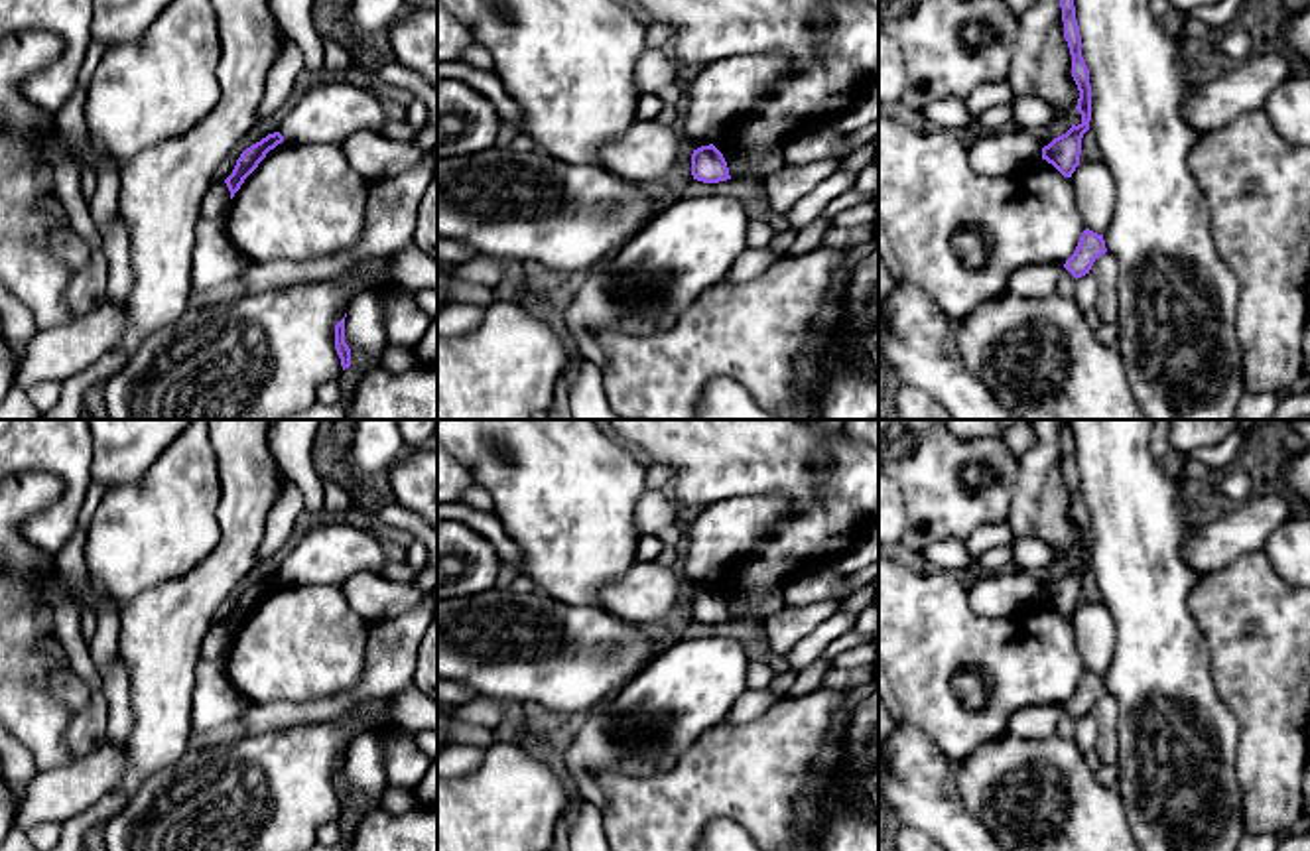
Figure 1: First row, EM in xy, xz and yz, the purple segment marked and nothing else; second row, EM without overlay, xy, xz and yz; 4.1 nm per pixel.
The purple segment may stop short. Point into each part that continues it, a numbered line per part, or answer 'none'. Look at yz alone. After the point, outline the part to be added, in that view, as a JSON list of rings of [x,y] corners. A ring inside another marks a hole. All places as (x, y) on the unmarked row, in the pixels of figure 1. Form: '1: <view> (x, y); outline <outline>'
none

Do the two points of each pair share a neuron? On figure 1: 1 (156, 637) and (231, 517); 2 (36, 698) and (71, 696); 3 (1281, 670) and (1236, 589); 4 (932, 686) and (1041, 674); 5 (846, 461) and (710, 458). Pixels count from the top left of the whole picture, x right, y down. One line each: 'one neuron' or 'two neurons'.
1: one neuron
2: two neurons
3: one neuron
4: one neuron
5: one neuron

